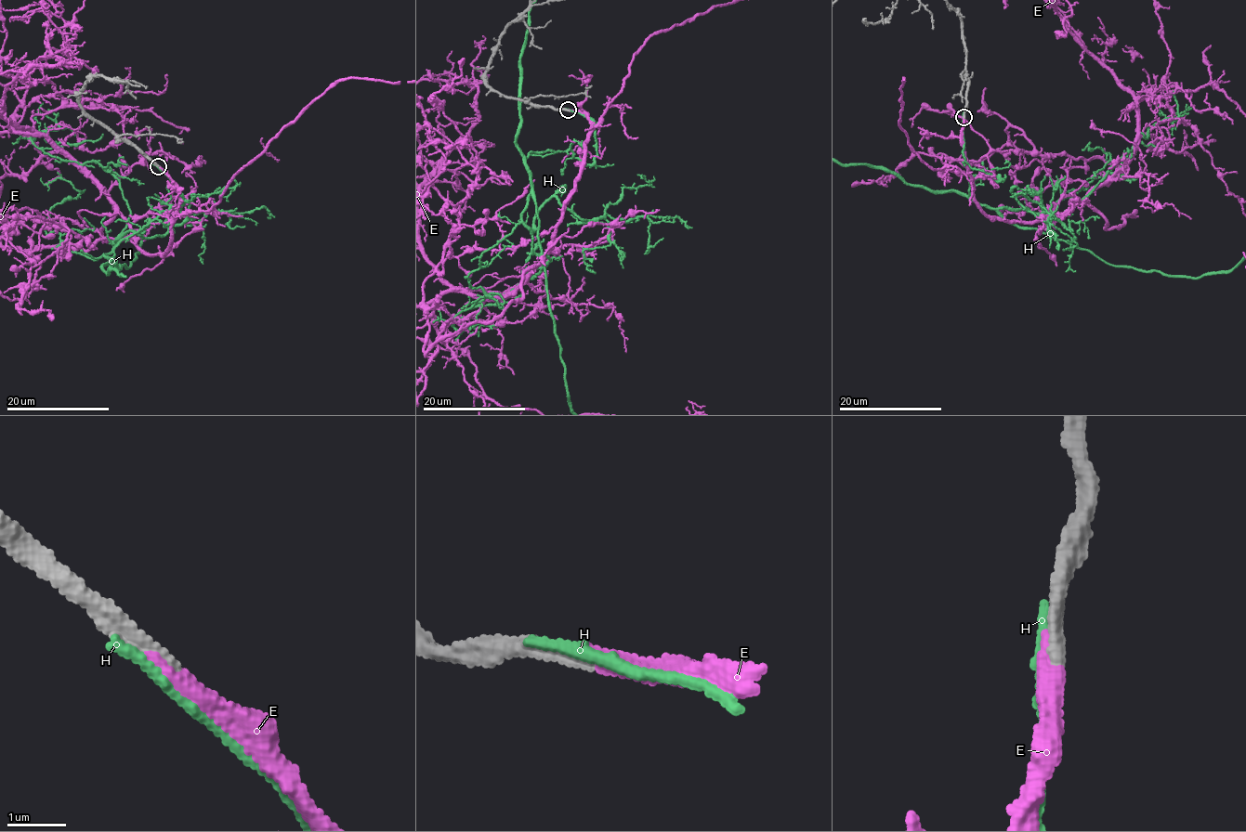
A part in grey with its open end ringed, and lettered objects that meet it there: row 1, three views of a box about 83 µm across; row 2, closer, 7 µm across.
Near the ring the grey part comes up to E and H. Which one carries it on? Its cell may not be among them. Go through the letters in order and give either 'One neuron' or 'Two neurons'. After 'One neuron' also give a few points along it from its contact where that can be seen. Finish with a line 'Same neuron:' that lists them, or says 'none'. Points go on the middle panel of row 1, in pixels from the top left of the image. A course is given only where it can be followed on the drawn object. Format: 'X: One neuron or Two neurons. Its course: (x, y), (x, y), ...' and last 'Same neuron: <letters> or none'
E: One neuron
H: Two neurons
Same neuron: E

